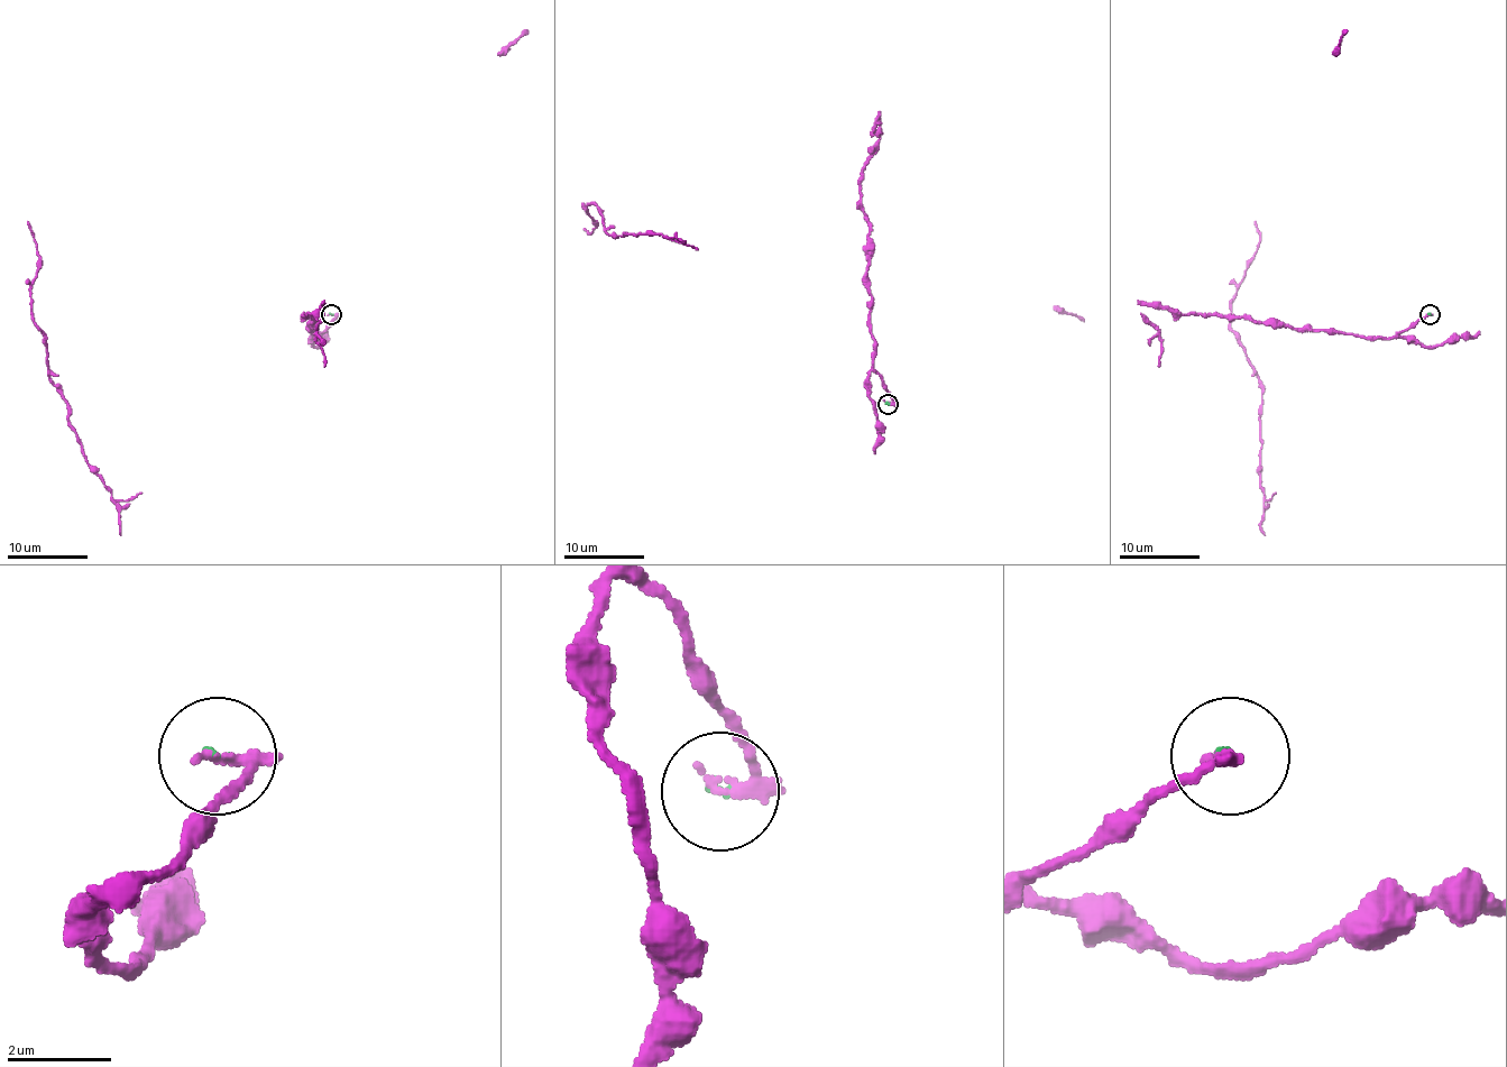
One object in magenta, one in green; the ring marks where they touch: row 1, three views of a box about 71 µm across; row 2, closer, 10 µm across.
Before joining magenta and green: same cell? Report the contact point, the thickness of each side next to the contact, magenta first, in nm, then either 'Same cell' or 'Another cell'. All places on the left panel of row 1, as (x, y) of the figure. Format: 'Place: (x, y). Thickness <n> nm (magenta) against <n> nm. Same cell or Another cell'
Place: (331, 314). Thickness 240 nm (magenta) against 80 nm. Another cell

